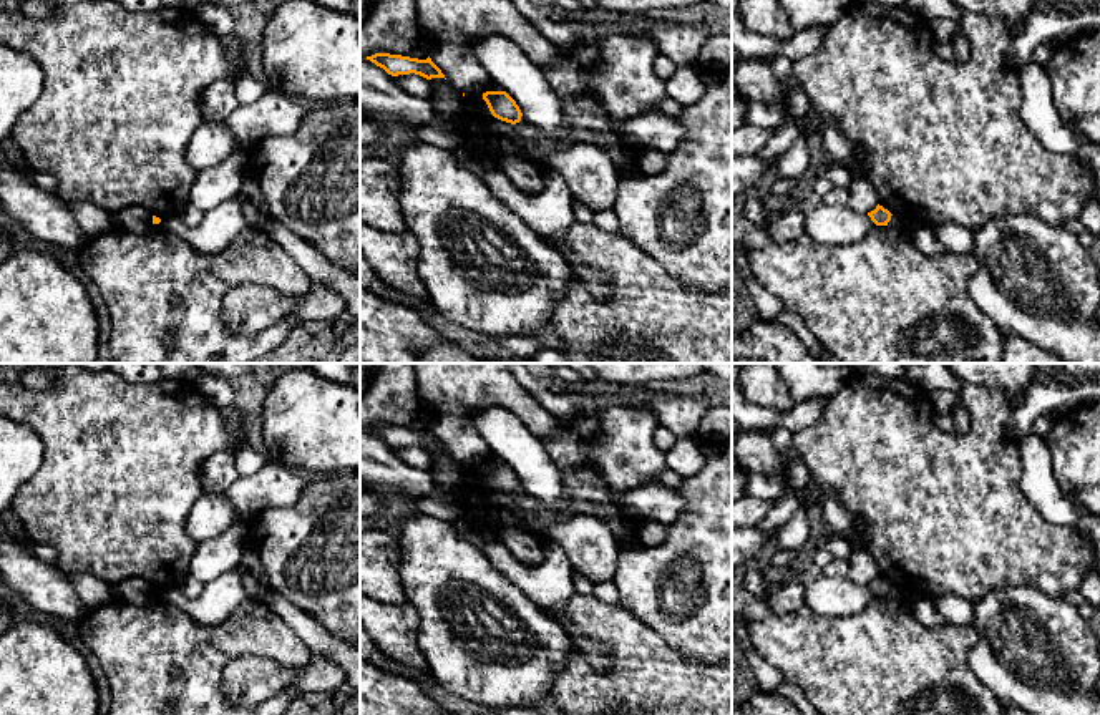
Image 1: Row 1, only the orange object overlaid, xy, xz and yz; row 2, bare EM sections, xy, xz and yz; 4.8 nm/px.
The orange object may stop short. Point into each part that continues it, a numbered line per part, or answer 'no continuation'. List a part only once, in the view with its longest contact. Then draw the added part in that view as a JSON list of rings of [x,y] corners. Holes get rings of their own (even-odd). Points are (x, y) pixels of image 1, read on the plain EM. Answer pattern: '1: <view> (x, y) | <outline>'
no continuation

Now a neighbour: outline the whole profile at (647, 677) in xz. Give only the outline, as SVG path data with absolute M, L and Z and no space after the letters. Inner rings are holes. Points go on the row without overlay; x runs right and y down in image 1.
M574 592L562 615L582 637L606 647L612 662L606 672L596 672L571 640L567 667L551 690L564 715L732 715L732 660L707 664L689 659L622 606L607 606L594 594Z

